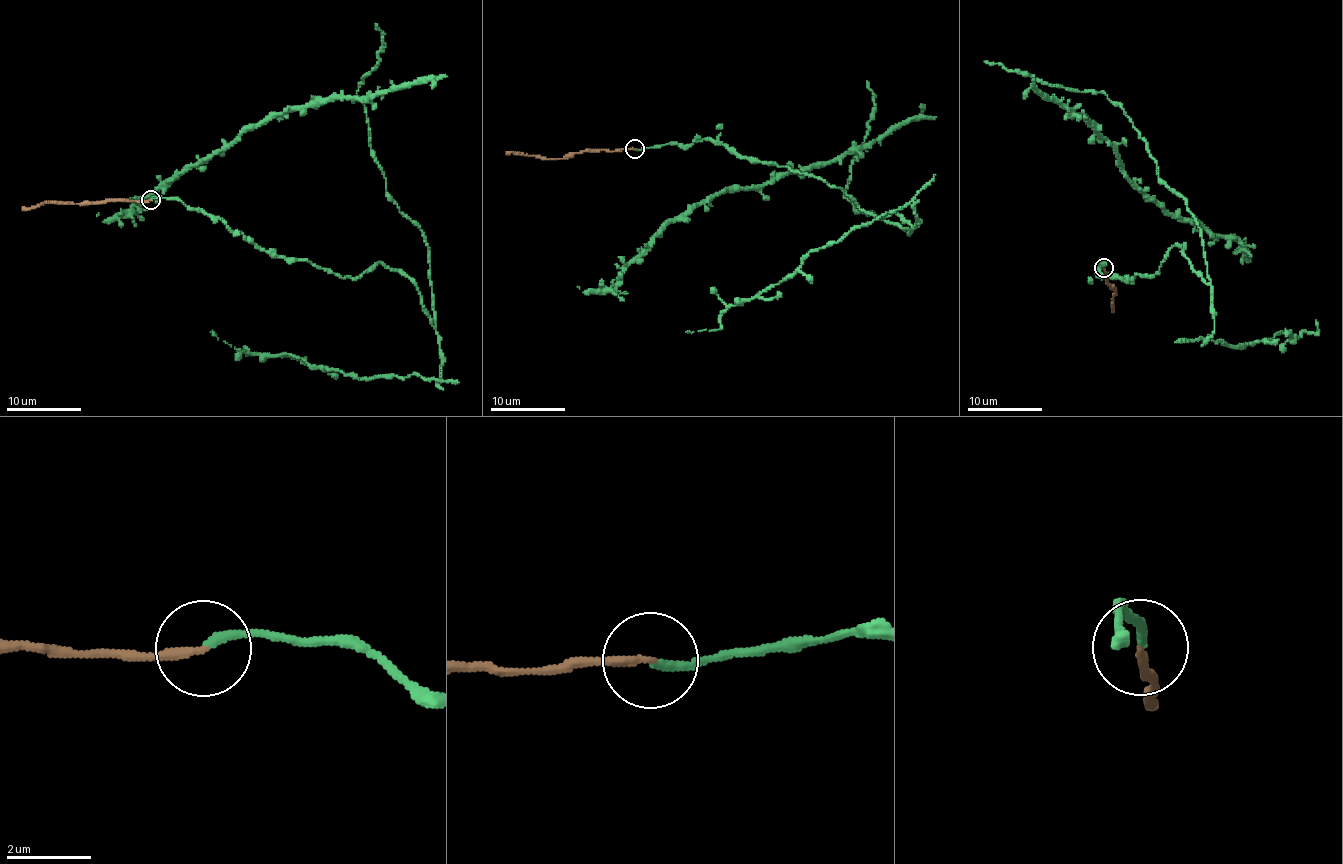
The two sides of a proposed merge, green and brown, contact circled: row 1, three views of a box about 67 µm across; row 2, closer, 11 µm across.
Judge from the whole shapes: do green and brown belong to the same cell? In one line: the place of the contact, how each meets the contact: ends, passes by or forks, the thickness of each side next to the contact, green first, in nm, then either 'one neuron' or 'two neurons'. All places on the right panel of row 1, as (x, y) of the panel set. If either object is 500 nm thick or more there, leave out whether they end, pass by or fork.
at (1104, 267); green ends there; brown ends there; 220 nm thick on the green side, 200 nm on the other; one neuron

